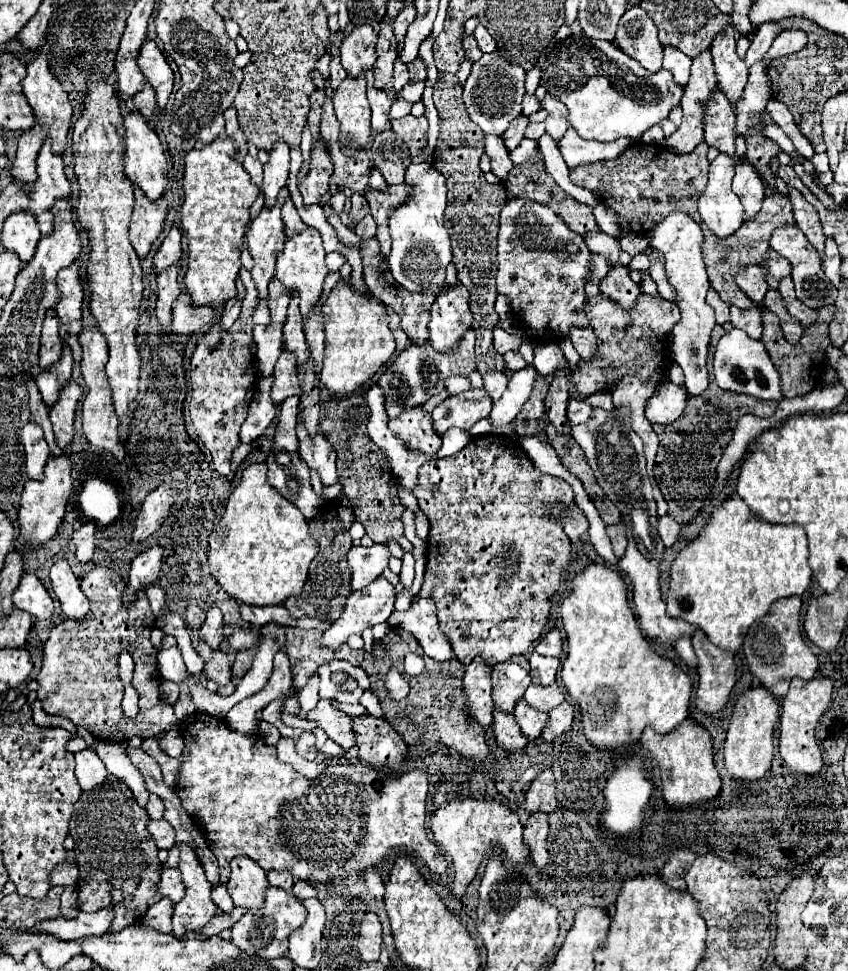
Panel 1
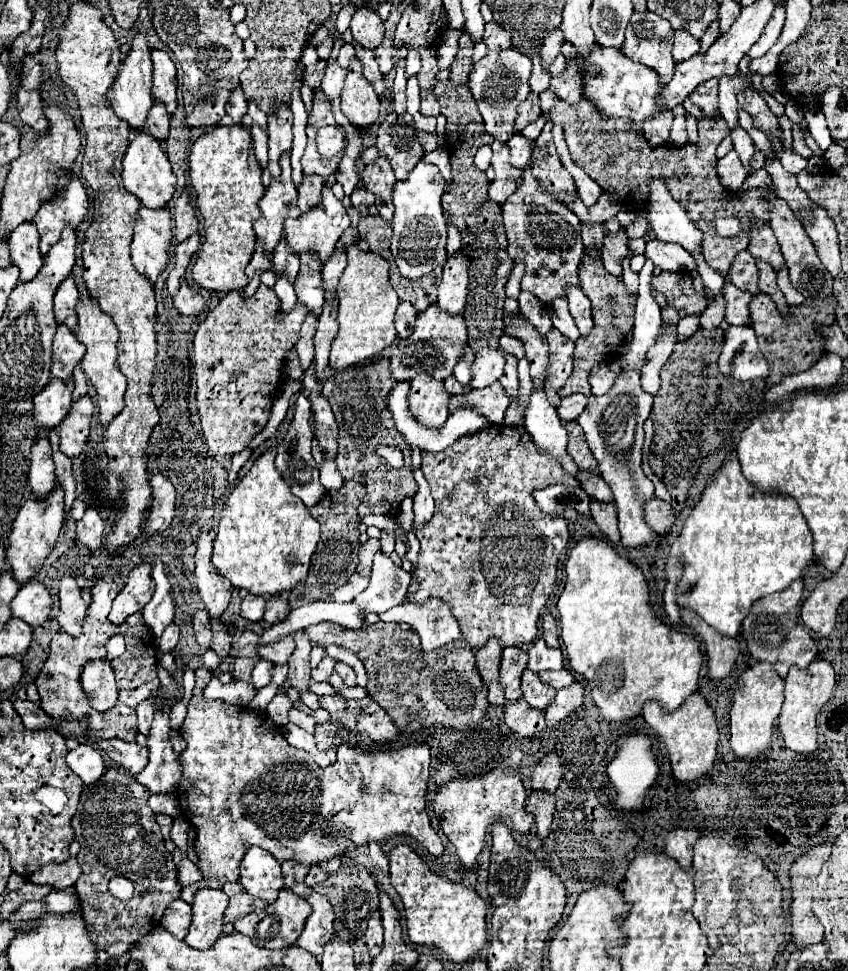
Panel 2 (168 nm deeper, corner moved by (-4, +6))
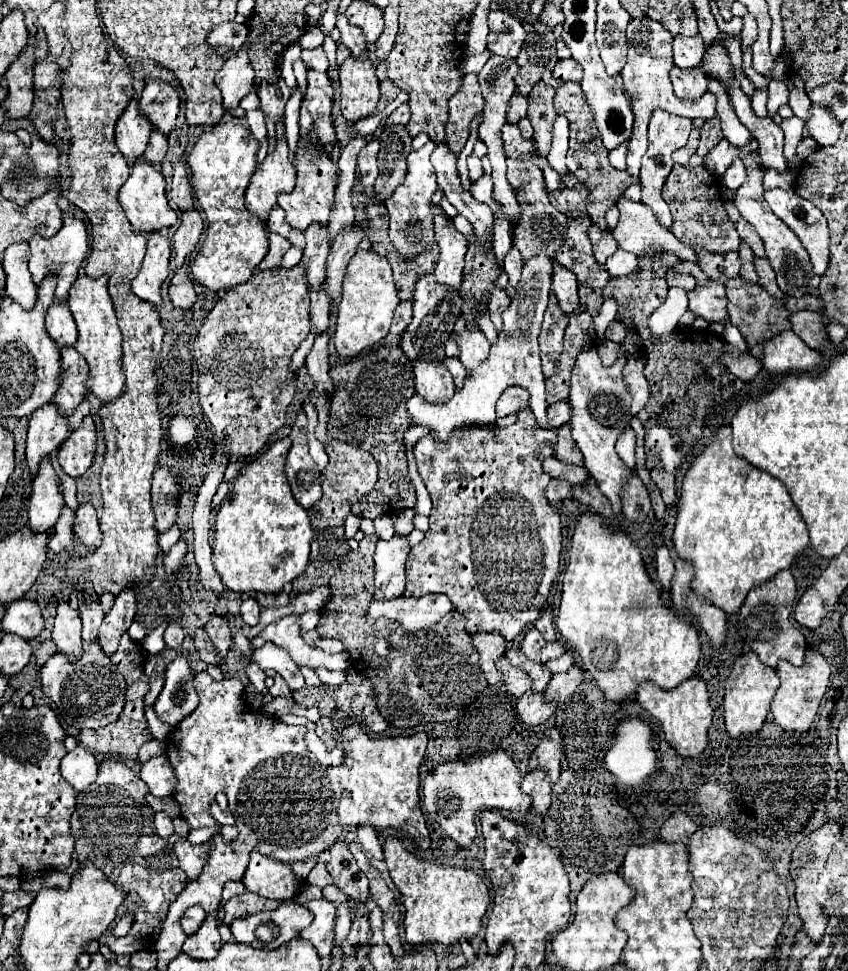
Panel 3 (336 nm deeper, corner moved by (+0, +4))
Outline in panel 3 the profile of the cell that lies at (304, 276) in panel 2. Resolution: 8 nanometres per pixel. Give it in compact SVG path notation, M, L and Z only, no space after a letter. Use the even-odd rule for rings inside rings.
M311 226L305 232L307 246L303 250L303 266L305 266L305 278L307 286L311 290L319 290L321 282L325 280L325 260L329 254L329 240L327 240L327 228L325 226Z

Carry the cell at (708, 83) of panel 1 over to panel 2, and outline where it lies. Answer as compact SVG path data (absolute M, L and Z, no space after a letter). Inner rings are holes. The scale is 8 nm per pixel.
M717 20L713 22L713 24L709 24L709 28L707 28L707 32L703 34L703 38L701 38L701 52L705 52L717 38L719 38L719 24L717 24Z

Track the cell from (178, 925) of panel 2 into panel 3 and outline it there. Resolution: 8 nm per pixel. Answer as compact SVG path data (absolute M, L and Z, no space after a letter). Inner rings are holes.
M193 906L193 908L185 910L183 918L179 920L179 926L181 926L183 932L189 936L189 934L193 934L193 932L201 926L201 922L205 920L205 914L207 914L207 912L205 912L201 906Z

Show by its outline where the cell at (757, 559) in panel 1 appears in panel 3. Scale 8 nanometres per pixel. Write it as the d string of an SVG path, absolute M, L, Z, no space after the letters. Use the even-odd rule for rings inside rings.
M723 426L717 430L705 452L695 458L683 480L679 514L673 530L673 546L679 558L693 566L693 594L711 600L729 616L741 608L751 588L769 582L781 570L791 570L795 558L809 548L809 532L787 488L767 472L733 454L731 428Z

